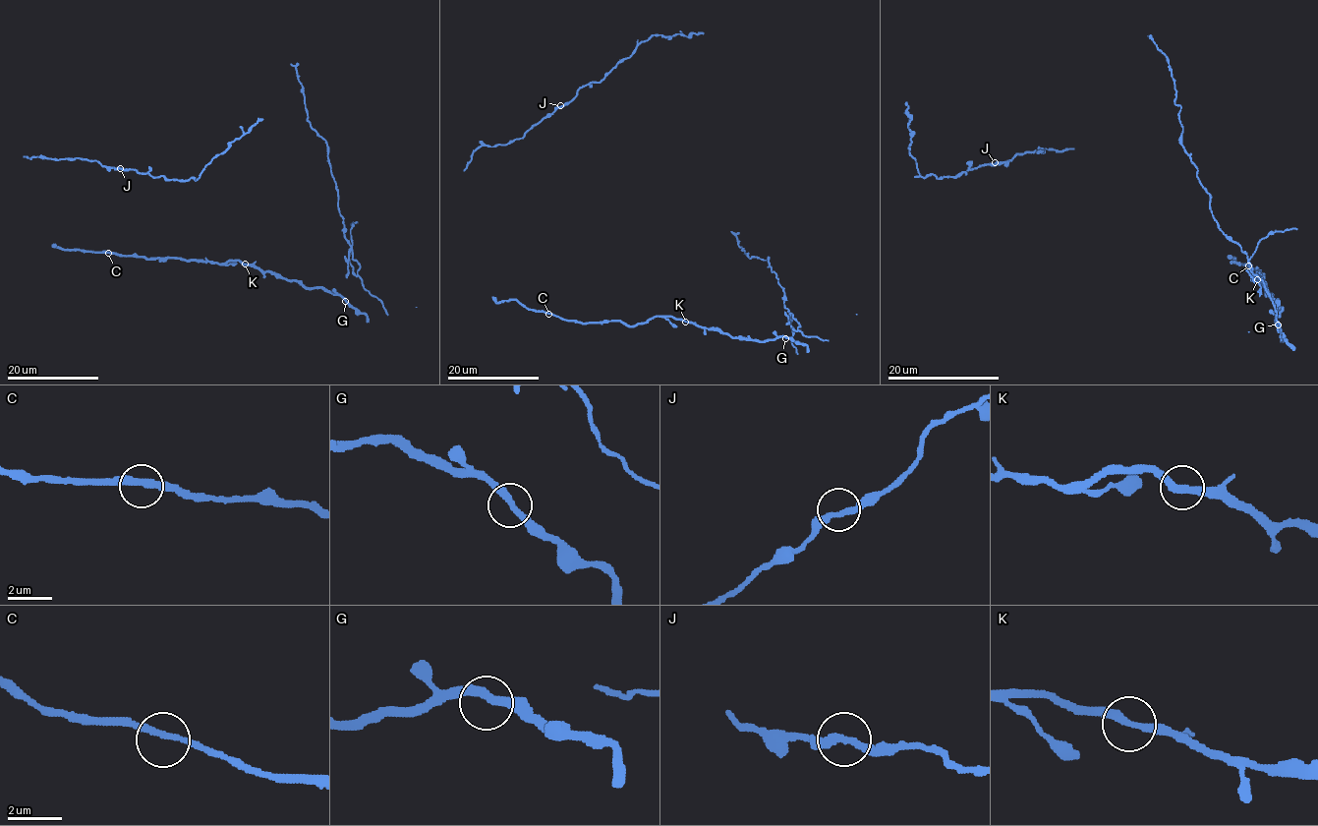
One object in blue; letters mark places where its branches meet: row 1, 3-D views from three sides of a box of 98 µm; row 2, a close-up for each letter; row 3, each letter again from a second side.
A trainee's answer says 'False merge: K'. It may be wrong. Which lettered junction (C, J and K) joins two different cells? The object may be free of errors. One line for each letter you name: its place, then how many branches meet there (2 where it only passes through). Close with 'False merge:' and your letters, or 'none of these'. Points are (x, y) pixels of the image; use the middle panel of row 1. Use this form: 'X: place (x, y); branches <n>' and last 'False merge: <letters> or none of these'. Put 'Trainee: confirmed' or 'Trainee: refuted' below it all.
K: place (685, 322); branches 2
False merge: K
Trainee: confirmed

